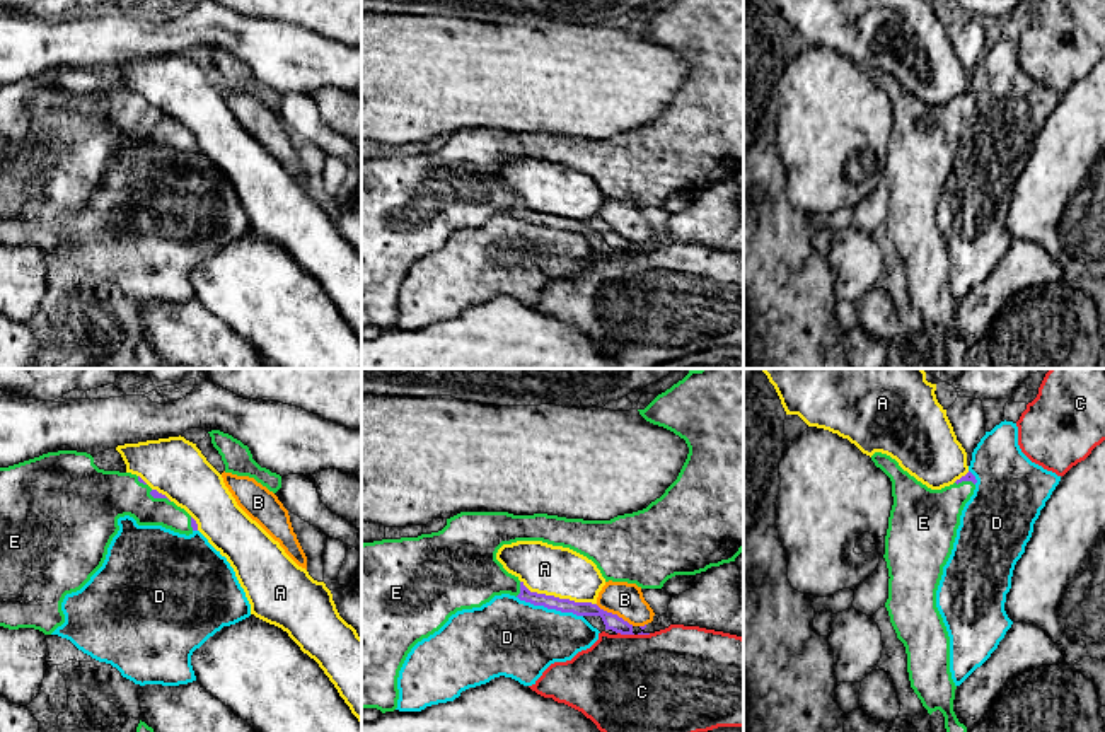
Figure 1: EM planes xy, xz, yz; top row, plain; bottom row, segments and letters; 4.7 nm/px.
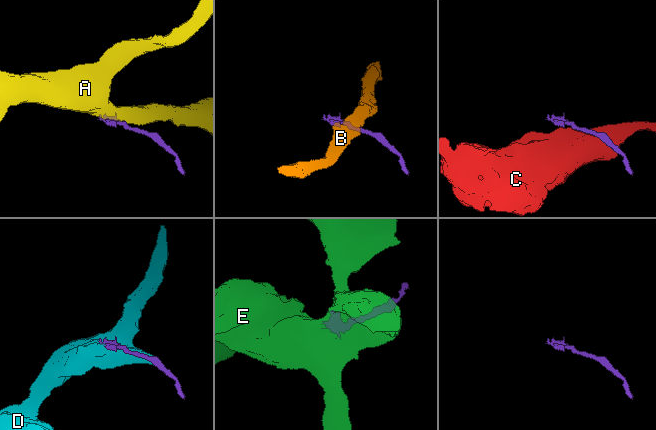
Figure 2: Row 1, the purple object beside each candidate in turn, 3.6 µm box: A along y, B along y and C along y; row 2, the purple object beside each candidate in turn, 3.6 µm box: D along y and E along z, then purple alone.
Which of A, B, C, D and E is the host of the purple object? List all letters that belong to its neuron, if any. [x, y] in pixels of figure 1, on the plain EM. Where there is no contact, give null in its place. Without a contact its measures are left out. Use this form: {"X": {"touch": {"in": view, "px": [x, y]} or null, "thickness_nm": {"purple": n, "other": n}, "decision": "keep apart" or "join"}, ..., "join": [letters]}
{"A": {"touch": {"in": "xz", "px": [558, 215]}, "thickness_nm": {"purple": 60, "other": 240}, "decision": "keep apart"}, "B": {"touch": {"in": "xz", "px": [614, 232]}, "thickness_nm": {"purple": 80, "other": 160}, "decision": "keep apart"}, "C": {"touch": {"in": "xz", "px": [626, 251]}, "thickness_nm": {"purple": 80, "other": 500}, "decision": "keep apart"}, "D": {"touch": {"in": "xz", "px": [549, 226]}, "thickness_nm": {"purple": 60, "other": 360}, "decision": "keep apart"}, "E": {"touch": {"in": "xz", "px": [520, 207]}, "thickness_nm": {"purple": 60, "other": 300}, "decision": "join"}, "join": ["E"]}

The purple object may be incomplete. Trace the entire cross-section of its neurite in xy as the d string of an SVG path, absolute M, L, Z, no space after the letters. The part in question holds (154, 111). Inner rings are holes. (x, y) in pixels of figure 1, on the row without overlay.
M48 70L0 85L0 244L34 246L44 253L61 244L65 213L80 208L102 184L107 166L119 148L118 137L124 133L133 135L138 143L162 143L186 154L198 148L196 138L184 126L152 107L140 94L99 87L87 70Z

